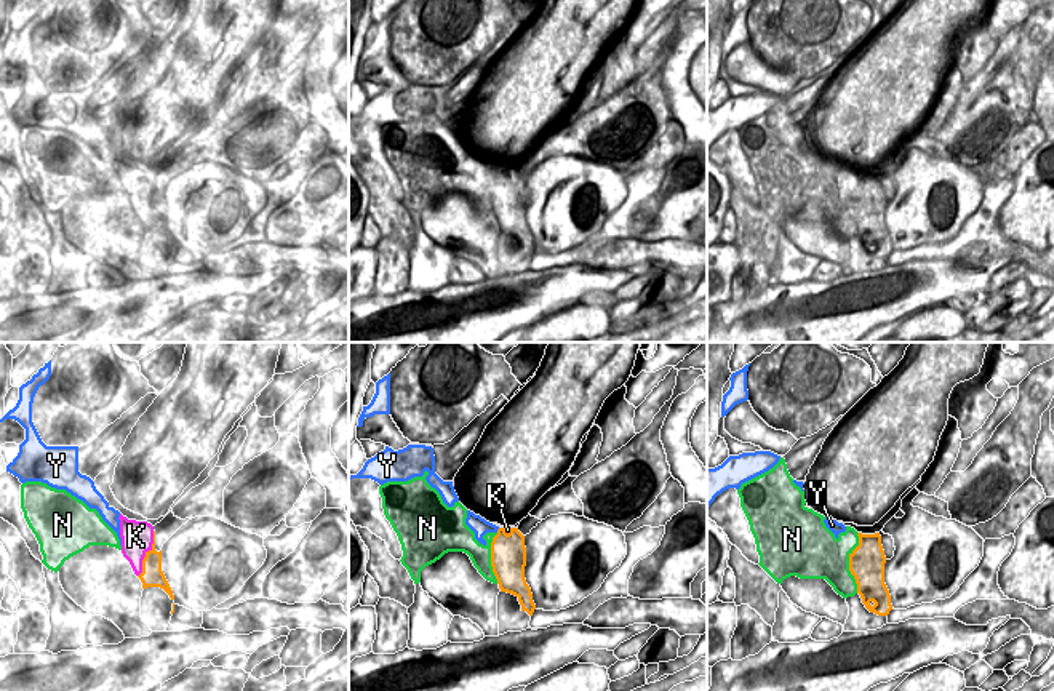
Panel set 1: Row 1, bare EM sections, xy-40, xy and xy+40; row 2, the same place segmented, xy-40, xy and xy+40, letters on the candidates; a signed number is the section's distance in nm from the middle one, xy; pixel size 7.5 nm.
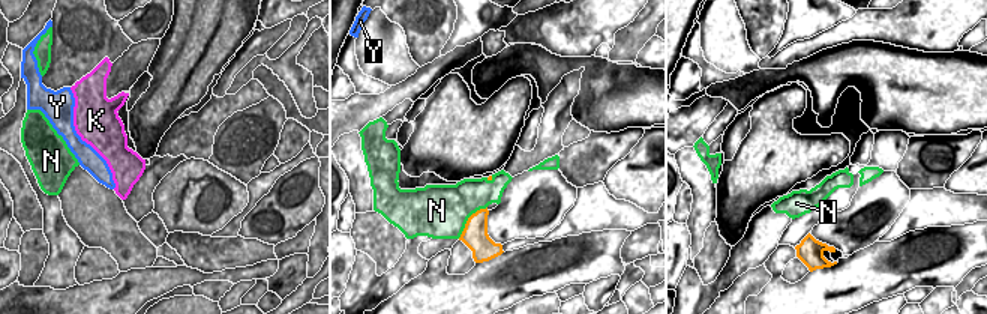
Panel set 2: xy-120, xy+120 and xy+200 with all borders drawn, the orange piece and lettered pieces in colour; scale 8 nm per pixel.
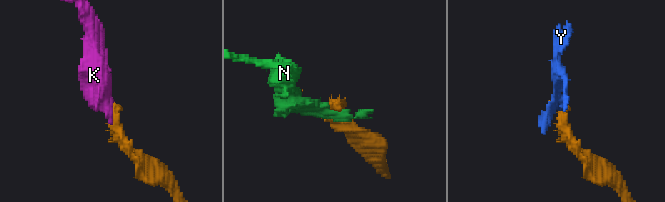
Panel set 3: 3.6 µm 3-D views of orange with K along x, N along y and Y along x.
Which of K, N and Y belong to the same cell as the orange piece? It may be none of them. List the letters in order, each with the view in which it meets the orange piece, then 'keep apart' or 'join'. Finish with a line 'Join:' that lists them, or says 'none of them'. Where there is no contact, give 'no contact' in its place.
K: xy-40 | join
N: xy+40 | keep apart
Y: xy | keep apart
Join: K

